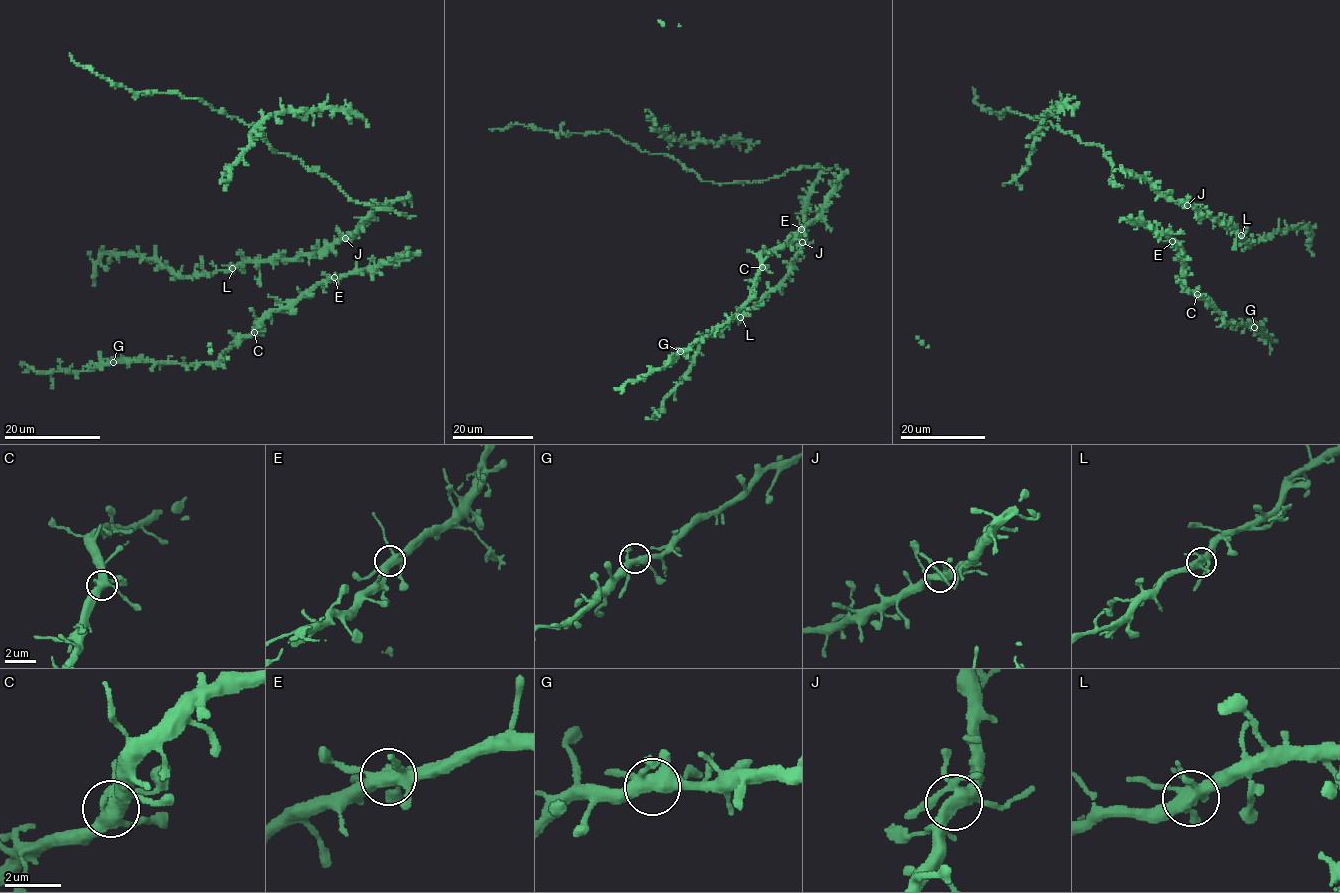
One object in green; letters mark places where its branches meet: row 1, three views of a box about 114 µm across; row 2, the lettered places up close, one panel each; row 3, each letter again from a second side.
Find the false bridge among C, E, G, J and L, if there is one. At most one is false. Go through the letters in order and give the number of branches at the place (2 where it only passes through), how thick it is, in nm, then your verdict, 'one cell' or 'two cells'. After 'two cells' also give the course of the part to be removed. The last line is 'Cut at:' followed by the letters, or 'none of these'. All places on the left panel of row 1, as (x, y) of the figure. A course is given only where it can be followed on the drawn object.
C: branches 5; calibre 400 nm; one cell
E: branches 6; calibre 400 nm; one cell
G: branches 6; calibre 440 nm; one cell
J: branches 5; calibre 400 nm; one cell
L: branches 6; calibre 420 nm; one cell
Cut at: none of these

